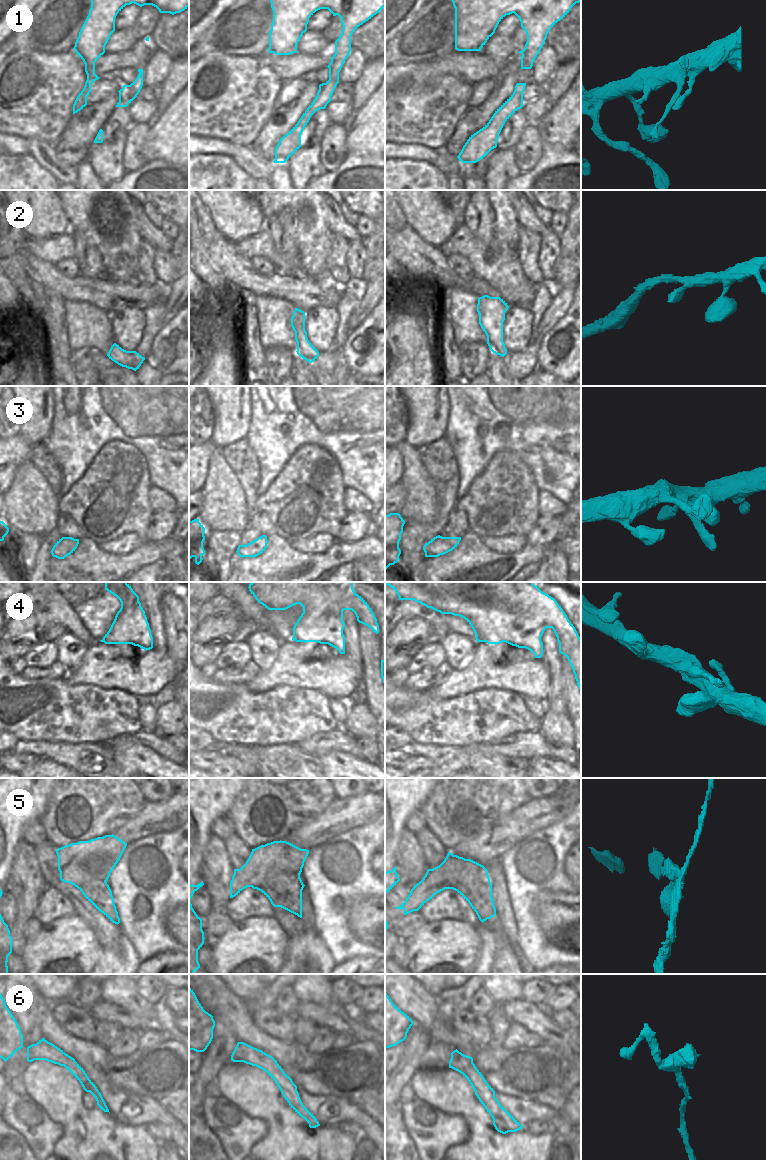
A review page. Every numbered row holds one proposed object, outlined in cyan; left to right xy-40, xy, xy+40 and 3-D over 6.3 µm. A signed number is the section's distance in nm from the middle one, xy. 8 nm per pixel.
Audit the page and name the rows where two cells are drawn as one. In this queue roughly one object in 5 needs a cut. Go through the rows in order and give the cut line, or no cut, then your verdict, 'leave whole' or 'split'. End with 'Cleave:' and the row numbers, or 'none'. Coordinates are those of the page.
1: cut none; leave whole
2: cut none; leave whole
3: cut none; leave whole
4: cut none; leave whole
5: cut xy (299, 874), (275, 869), (266, 884), (251, 886); split
6: cut none; leave whole
Cleave: 5

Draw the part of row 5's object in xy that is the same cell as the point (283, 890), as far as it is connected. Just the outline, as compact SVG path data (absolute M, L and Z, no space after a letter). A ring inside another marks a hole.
M275 869L268 878L268 884L252 886L261 891L274 907L281 907L302 918L302 890L304 884L300 875L289 875Z

